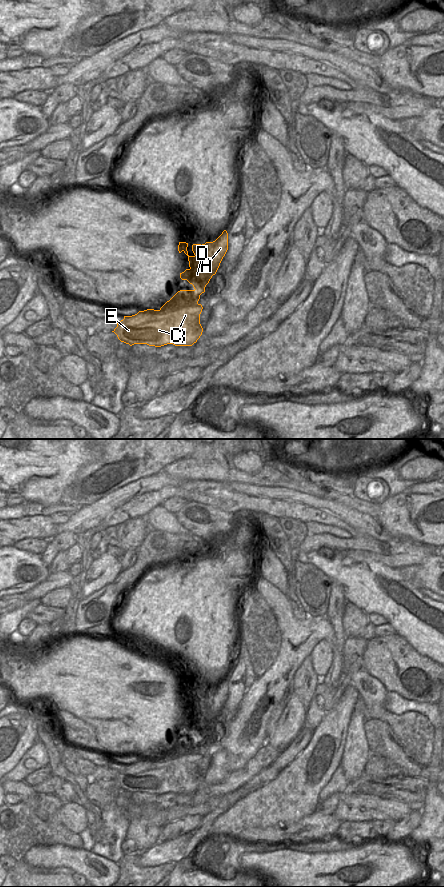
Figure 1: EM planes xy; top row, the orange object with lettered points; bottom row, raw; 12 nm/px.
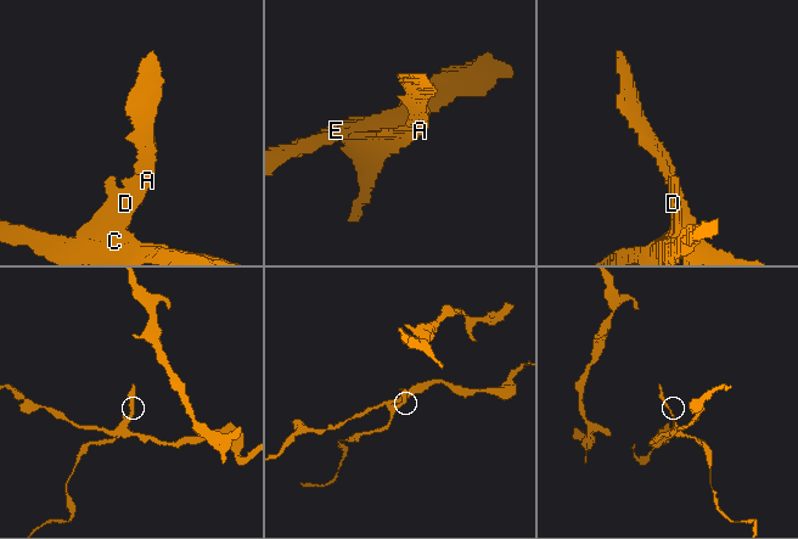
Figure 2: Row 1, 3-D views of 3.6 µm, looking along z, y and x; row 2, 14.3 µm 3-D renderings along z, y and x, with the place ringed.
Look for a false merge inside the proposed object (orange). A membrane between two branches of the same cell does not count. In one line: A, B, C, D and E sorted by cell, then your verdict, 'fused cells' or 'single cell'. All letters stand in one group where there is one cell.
A D / B C E; fused cells

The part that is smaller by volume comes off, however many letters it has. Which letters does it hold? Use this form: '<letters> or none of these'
A, D

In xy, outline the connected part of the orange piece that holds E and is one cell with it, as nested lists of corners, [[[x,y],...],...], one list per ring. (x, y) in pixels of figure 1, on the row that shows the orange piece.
[[[196,303],[165,314],[154,309],[139,311],[135,315],[124,316],[112,332],[130,346],[192,346],[203,332],[200,324],[202,309],[202,305]]]

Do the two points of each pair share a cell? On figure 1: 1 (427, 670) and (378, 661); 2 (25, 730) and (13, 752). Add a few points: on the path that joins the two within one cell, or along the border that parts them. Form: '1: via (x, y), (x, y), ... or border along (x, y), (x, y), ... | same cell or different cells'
1: via (415, 666), (398, 666), (393, 661), (390, 661) | same cell
2: via (20, 735), (15, 747) | same cell

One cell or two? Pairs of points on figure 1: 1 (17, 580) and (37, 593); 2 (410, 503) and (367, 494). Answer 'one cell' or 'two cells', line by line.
1: two cells
2: two cells

